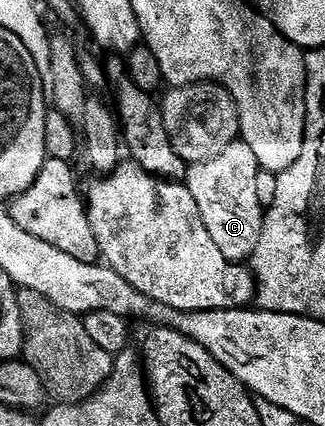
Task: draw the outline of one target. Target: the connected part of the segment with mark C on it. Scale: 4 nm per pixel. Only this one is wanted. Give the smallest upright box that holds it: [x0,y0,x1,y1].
[183,138,267,262]

